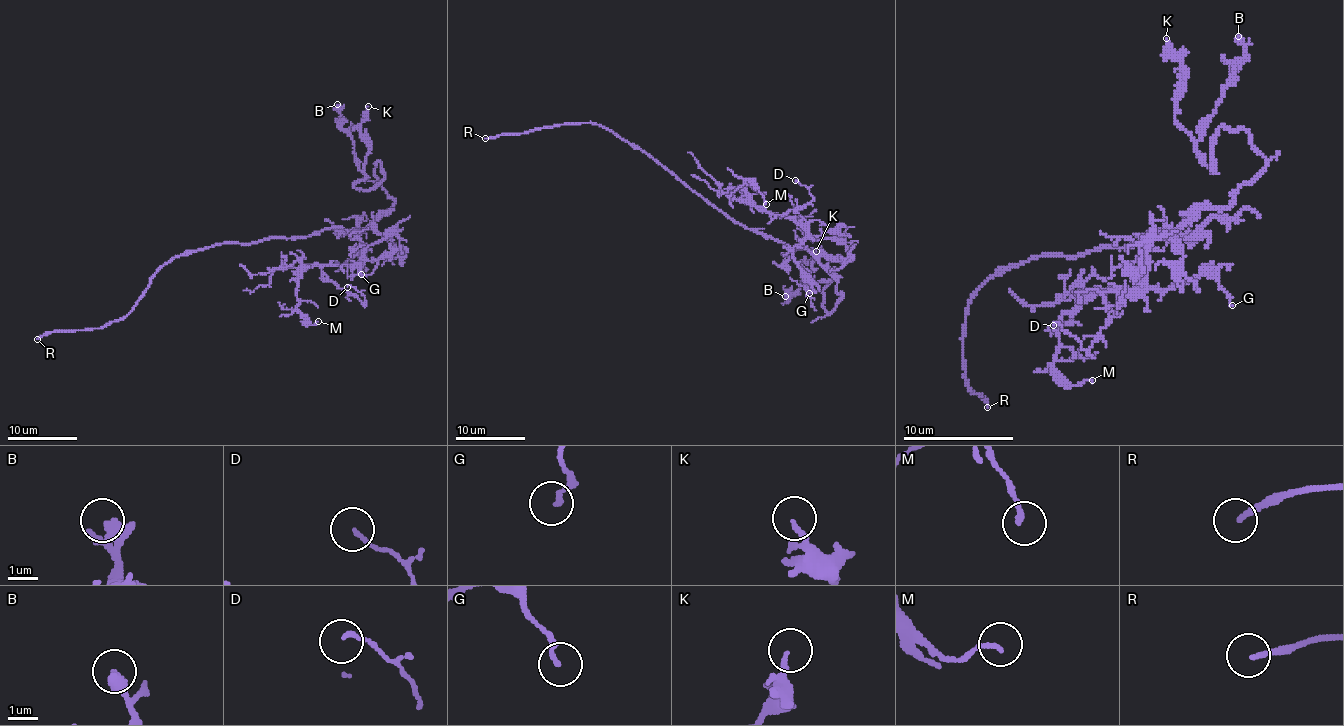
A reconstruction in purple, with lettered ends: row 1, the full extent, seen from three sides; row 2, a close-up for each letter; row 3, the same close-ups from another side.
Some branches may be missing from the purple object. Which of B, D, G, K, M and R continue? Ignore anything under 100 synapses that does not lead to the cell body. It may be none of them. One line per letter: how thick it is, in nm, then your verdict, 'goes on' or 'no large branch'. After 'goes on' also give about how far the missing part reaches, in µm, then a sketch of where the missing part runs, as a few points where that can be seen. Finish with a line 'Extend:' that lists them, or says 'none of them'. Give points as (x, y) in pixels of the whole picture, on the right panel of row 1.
B: 480 nm | no large branch
D: 130 nm | no large branch
G: 150 nm | no large branch
K: 120 nm | no large branch
M: 160 nm | no large branch
R: 170 nm | goes on | 10 µm | (987, 407), (1001, 418), (1009, 418), (1012, 432)
Extend: R

